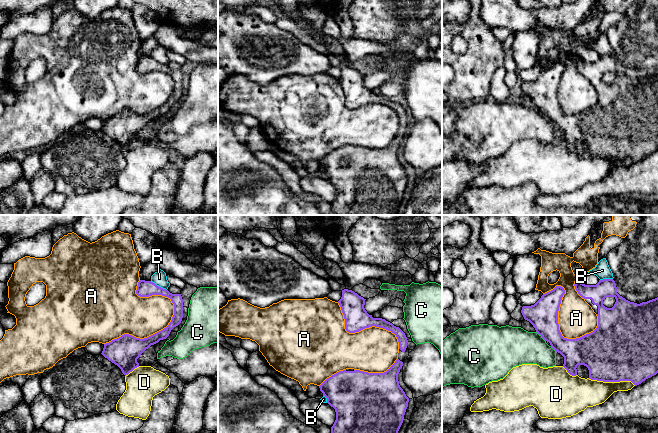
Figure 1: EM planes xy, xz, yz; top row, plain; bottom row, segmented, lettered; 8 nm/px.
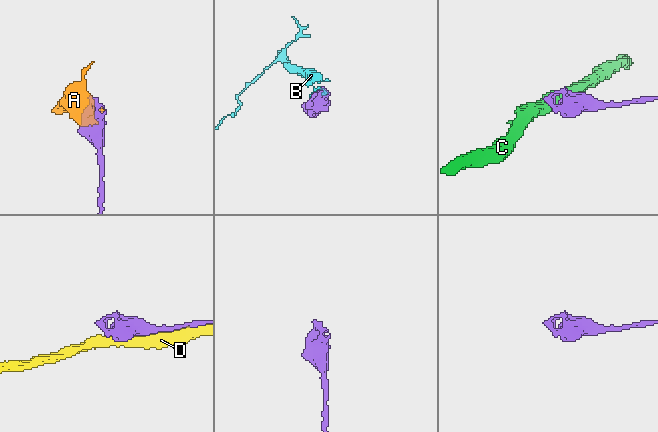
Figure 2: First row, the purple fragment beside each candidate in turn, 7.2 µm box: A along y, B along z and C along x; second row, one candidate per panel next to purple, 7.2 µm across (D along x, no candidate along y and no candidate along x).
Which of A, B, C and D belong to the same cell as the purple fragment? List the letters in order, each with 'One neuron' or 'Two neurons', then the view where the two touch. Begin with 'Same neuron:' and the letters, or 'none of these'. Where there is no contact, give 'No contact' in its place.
Same neuron: none of these
A: Two neurons. Touches purple in xy
B: Two neurons. Touches purple in xy
C: Two neurons. Touches purple in yz
D: Two neurons. Touches purple in yz

